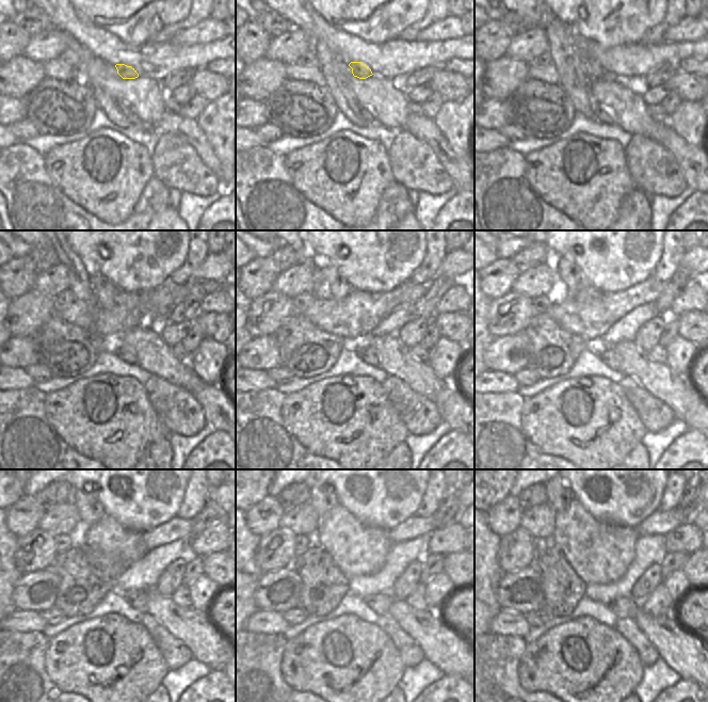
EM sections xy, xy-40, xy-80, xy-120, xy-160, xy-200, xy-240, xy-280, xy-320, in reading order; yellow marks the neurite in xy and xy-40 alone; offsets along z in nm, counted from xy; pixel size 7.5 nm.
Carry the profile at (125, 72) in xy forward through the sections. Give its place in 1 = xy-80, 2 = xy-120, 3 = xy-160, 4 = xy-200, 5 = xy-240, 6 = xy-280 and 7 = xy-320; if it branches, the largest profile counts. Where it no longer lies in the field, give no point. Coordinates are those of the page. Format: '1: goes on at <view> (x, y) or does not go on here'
1: goes on at xy-80 (591, 66)
2: goes on at xy-120 (103, 290)
3: goes on at xy-160 (337, 287)
4: goes on at xy-200 (569, 280)
5: goes on at xy-240 (90, 509)
6: goes on at xy-280 (322, 497)
7: goes on at xy-320 (559, 495)

